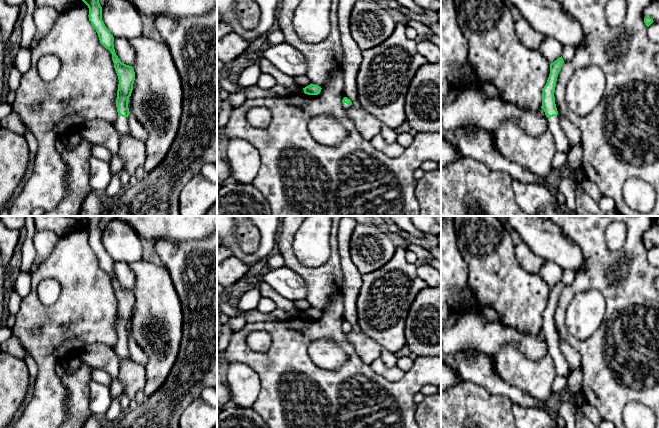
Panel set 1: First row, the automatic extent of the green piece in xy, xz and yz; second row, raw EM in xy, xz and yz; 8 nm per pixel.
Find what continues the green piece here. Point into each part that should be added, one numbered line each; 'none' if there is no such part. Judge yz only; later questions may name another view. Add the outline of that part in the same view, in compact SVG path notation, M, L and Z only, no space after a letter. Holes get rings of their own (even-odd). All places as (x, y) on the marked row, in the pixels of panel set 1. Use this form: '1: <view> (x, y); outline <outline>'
1: yz (554, 127); outline M559 115L547 119L548 131L552 134L556 150L558 152L569 152L570 146L560 125Z

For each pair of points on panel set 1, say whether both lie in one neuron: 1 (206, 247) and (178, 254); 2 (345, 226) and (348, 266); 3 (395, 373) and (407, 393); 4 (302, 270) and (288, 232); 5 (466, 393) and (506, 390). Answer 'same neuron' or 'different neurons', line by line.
1: same neuron
2: same neuron
3: different neurons
4: same neuron
5: different neurons

